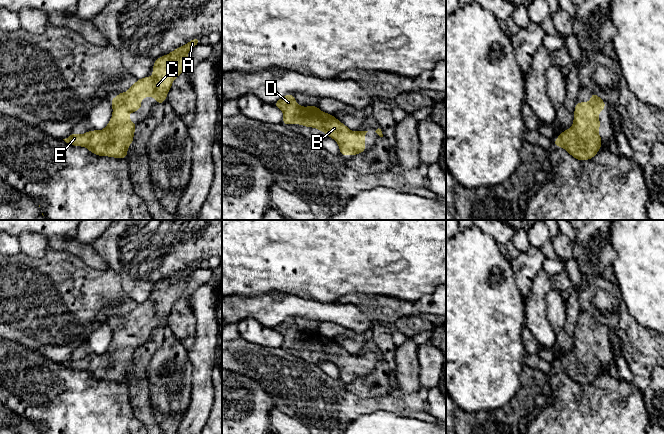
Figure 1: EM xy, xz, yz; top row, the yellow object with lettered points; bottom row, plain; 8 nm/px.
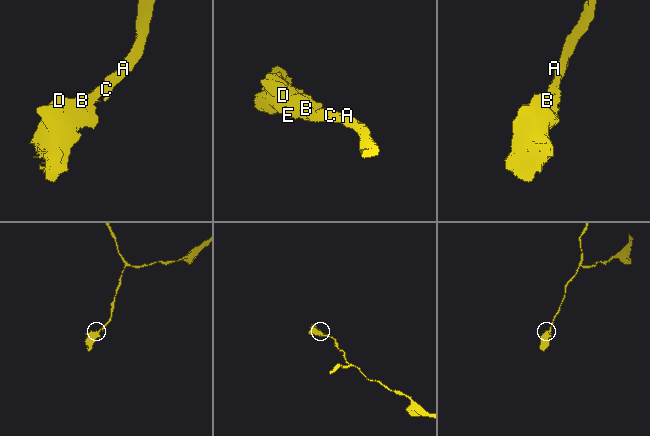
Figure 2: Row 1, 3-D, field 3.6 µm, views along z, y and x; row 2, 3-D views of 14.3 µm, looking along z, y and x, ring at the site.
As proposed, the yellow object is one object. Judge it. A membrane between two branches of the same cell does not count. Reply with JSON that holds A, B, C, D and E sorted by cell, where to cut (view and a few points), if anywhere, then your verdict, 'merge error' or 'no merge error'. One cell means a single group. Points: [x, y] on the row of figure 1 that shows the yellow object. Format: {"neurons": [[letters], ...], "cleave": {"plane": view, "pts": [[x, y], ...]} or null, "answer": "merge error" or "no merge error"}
{"neurons": [["A", "B", "C", "D", "E"]], "cleave": null, "answer": "no merge error"}

